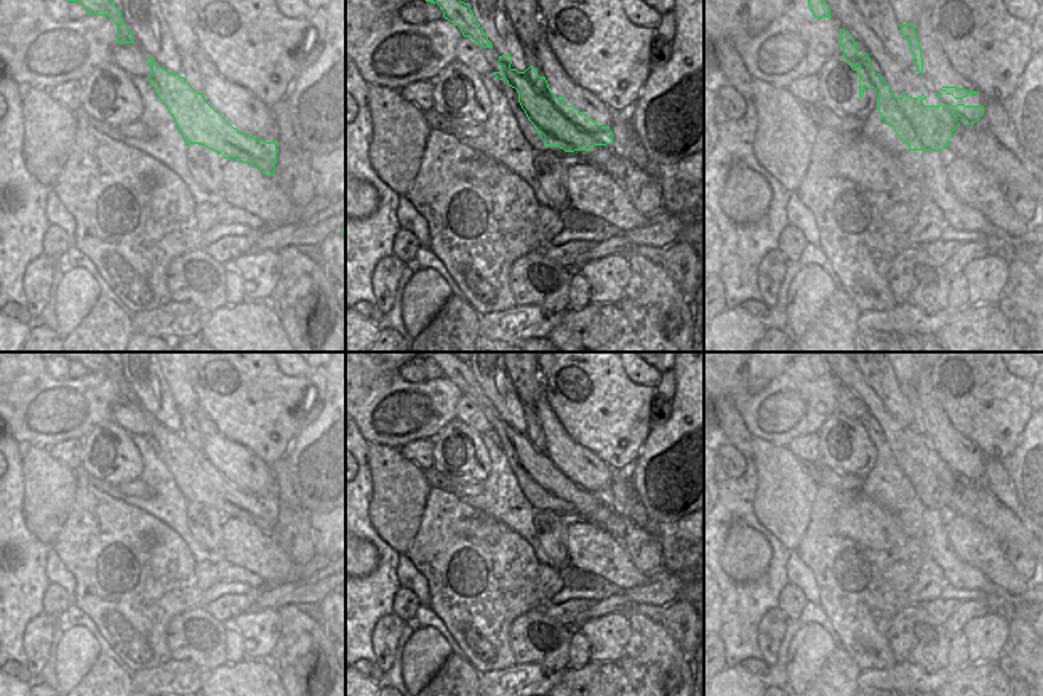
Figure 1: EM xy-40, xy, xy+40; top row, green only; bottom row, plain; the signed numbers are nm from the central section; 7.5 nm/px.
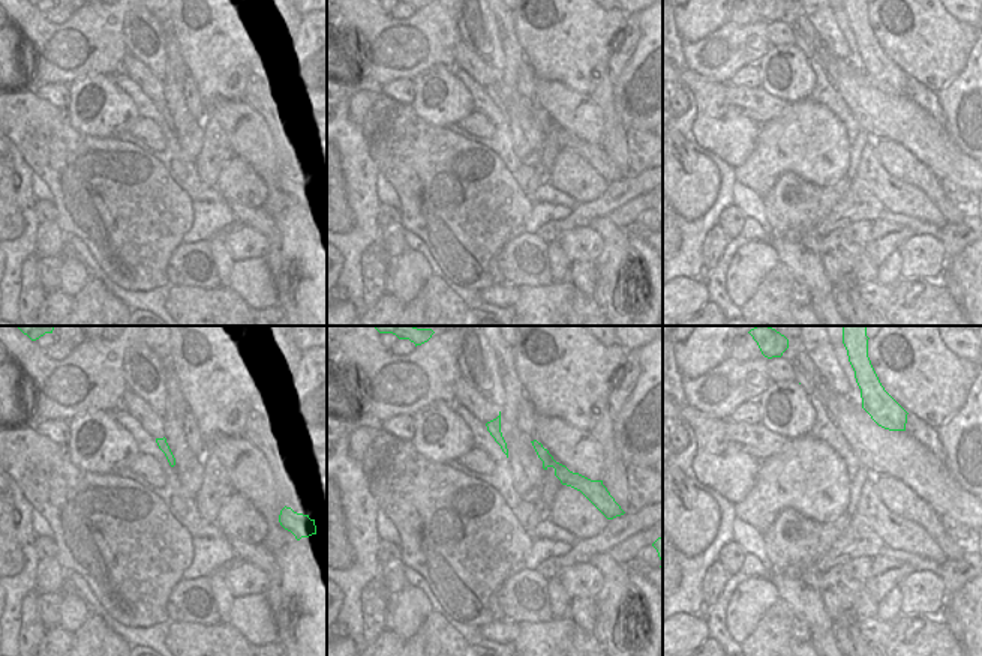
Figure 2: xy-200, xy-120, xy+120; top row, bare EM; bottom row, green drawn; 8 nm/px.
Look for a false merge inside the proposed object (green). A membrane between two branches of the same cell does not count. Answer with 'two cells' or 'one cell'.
two cells

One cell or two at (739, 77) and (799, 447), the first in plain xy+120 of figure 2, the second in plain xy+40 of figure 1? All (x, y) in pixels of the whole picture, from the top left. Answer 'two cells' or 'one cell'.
two cells

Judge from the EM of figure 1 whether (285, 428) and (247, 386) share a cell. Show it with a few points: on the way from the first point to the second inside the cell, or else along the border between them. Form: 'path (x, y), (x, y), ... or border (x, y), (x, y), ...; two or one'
path (275, 418), (253, 396); one

